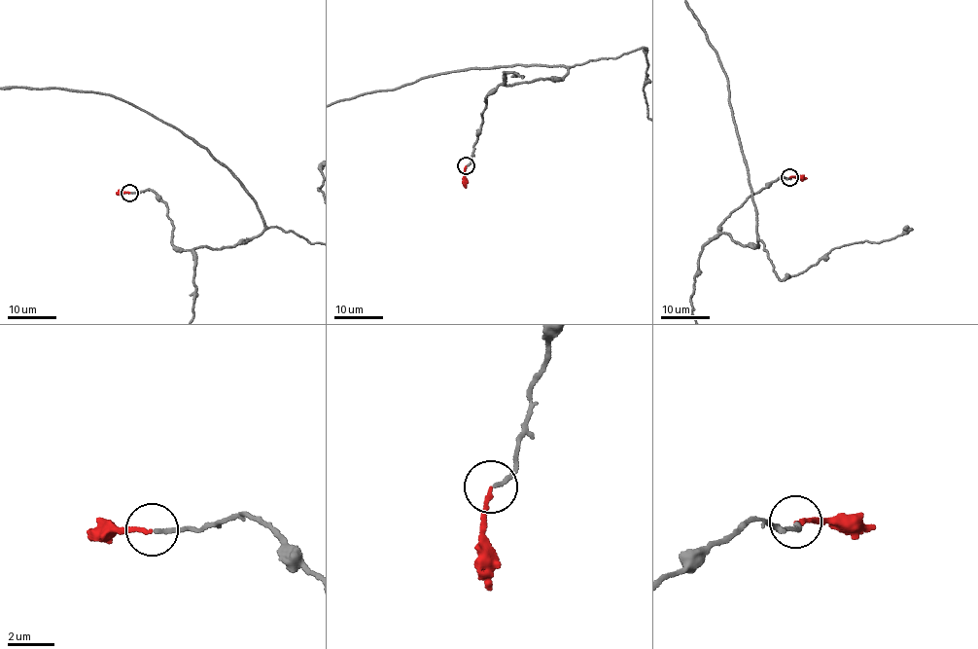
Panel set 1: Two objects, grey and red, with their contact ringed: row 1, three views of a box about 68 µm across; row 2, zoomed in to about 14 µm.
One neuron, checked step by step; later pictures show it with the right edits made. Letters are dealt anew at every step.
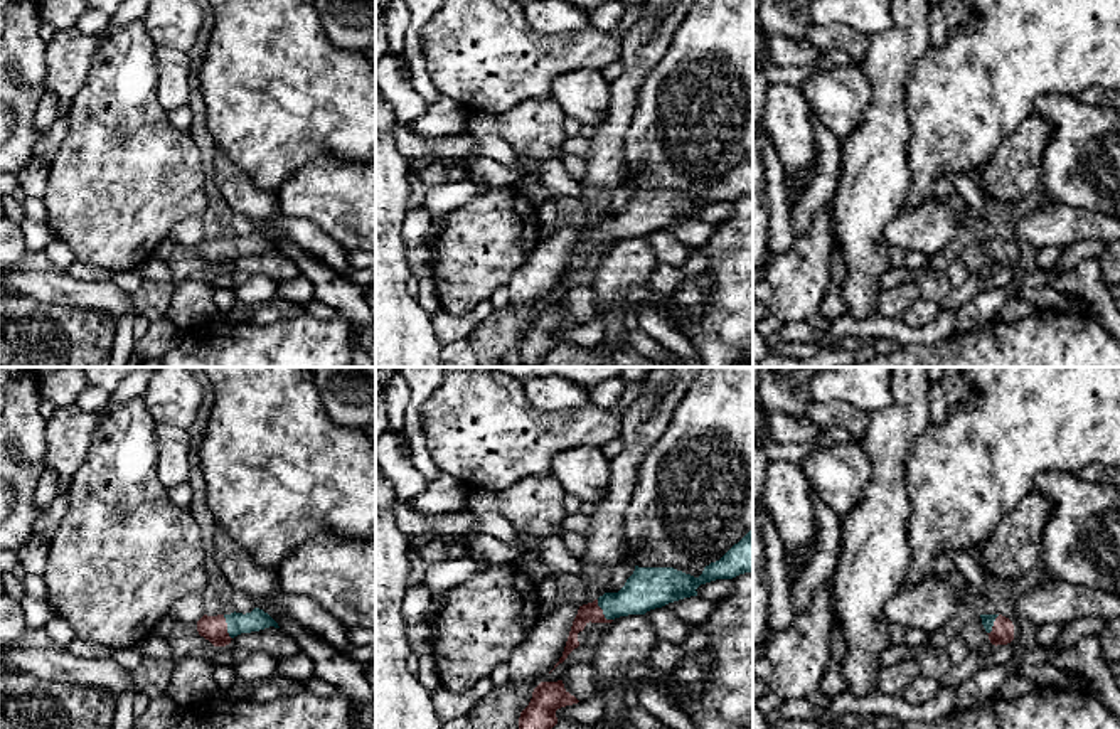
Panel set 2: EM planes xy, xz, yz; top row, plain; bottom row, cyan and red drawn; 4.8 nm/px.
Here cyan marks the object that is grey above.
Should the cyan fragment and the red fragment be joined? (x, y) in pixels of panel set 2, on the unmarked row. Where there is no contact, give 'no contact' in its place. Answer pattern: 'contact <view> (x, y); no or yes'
contact xz (603, 234); yes

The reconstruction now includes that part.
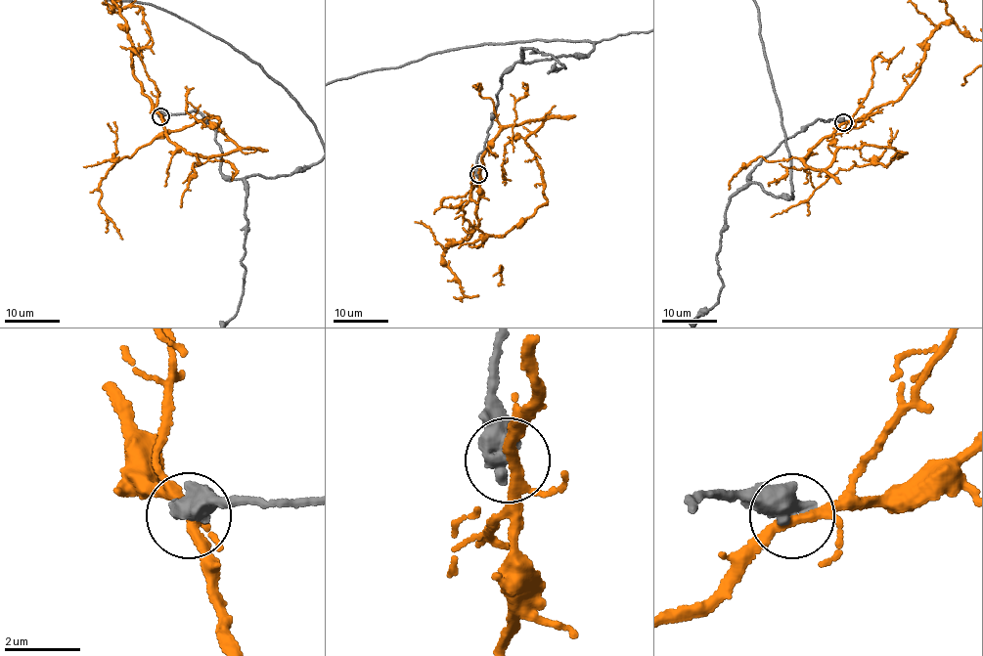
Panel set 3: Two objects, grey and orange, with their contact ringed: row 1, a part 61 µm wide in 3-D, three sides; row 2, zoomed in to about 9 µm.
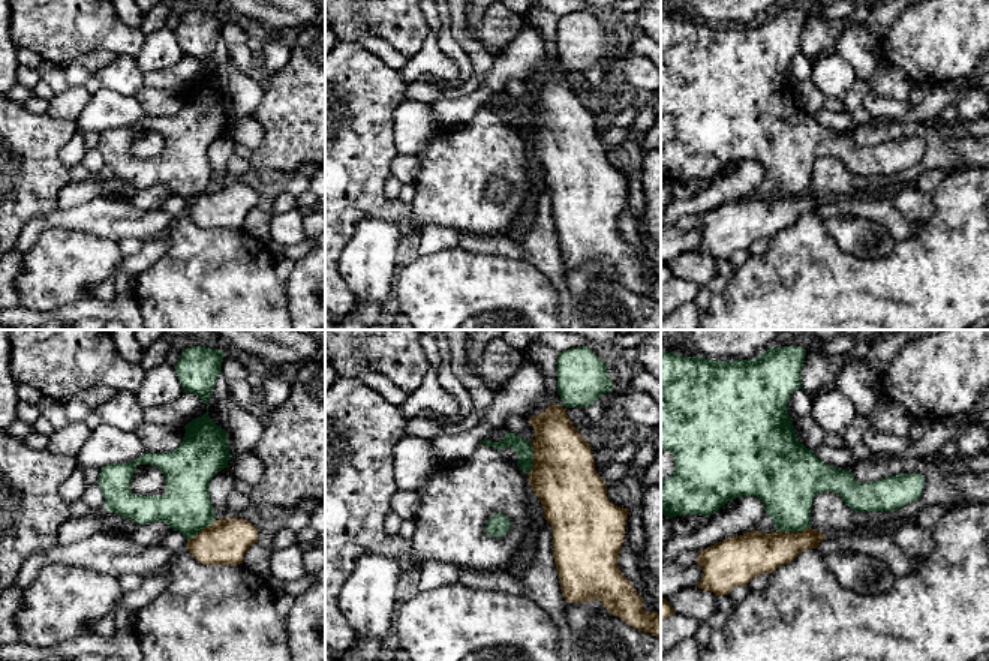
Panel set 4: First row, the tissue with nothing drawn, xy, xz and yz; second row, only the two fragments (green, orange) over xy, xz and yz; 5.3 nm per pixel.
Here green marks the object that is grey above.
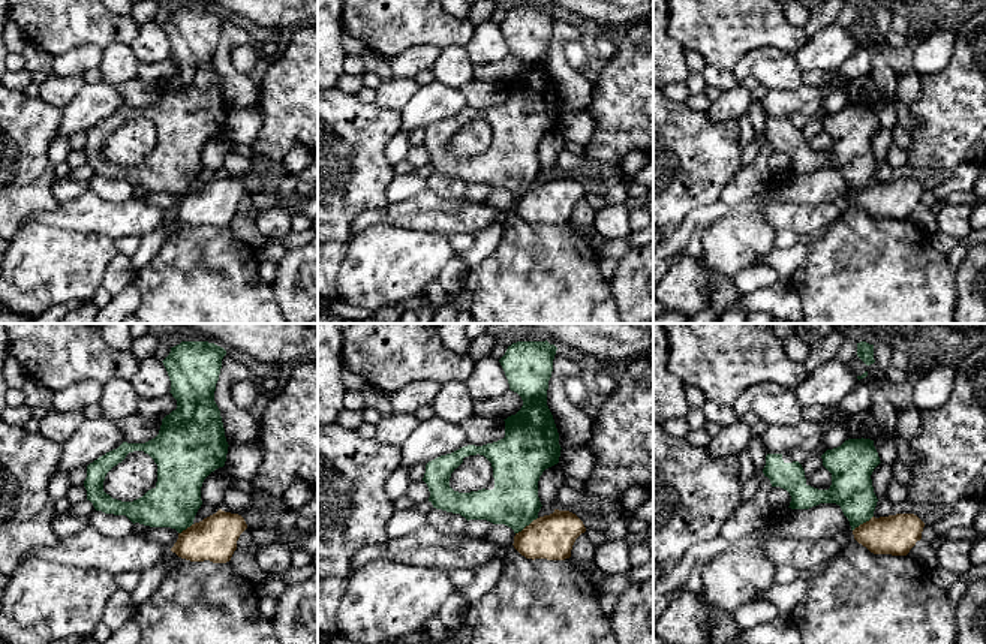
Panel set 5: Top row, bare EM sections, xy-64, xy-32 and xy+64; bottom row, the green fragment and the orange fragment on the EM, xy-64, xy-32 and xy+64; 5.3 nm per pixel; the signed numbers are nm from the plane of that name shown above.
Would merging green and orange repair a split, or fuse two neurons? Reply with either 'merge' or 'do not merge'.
do not merge

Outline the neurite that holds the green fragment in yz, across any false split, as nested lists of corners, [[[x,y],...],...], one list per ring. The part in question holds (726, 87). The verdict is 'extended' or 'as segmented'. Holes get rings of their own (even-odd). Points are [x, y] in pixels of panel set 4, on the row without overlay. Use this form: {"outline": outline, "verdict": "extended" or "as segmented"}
{"outline": [[[772,10],[757,22],[734,25],[661,18],[661,115],[668,114],[674,121],[674,136],[661,148],[661,178],[670,183],[685,178],[712,180],[731,163],[757,160],[764,166],[766,178],[773,183],[776,196],[800,196],[811,192],[812,165],[821,156],[841,159],[854,175],[892,175],[920,162],[925,153],[920,138],[859,147],[851,135],[829,130],[797,103],[787,67],[803,49],[800,36],[805,19],[800,10]]], "verdict": "as segmented"}

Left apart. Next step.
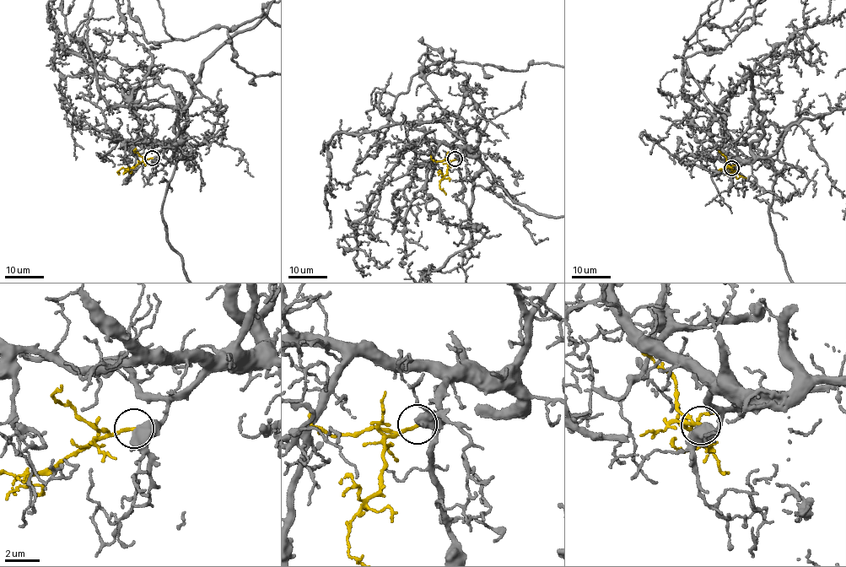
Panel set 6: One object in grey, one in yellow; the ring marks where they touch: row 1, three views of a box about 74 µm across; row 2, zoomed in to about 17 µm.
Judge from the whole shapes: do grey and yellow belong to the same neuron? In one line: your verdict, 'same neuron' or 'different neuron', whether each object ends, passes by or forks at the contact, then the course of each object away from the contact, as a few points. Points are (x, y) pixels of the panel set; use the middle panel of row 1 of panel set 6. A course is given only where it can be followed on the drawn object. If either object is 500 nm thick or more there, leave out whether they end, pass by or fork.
same neuron; grey forks there; yellow ends there; yellow runs (455, 159), (449, 160), (445, 175), (440, 181), (440, 188), (446, 194)

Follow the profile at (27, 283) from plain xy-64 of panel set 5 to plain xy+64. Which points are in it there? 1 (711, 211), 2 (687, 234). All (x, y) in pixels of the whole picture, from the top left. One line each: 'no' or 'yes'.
1: no
2: no

